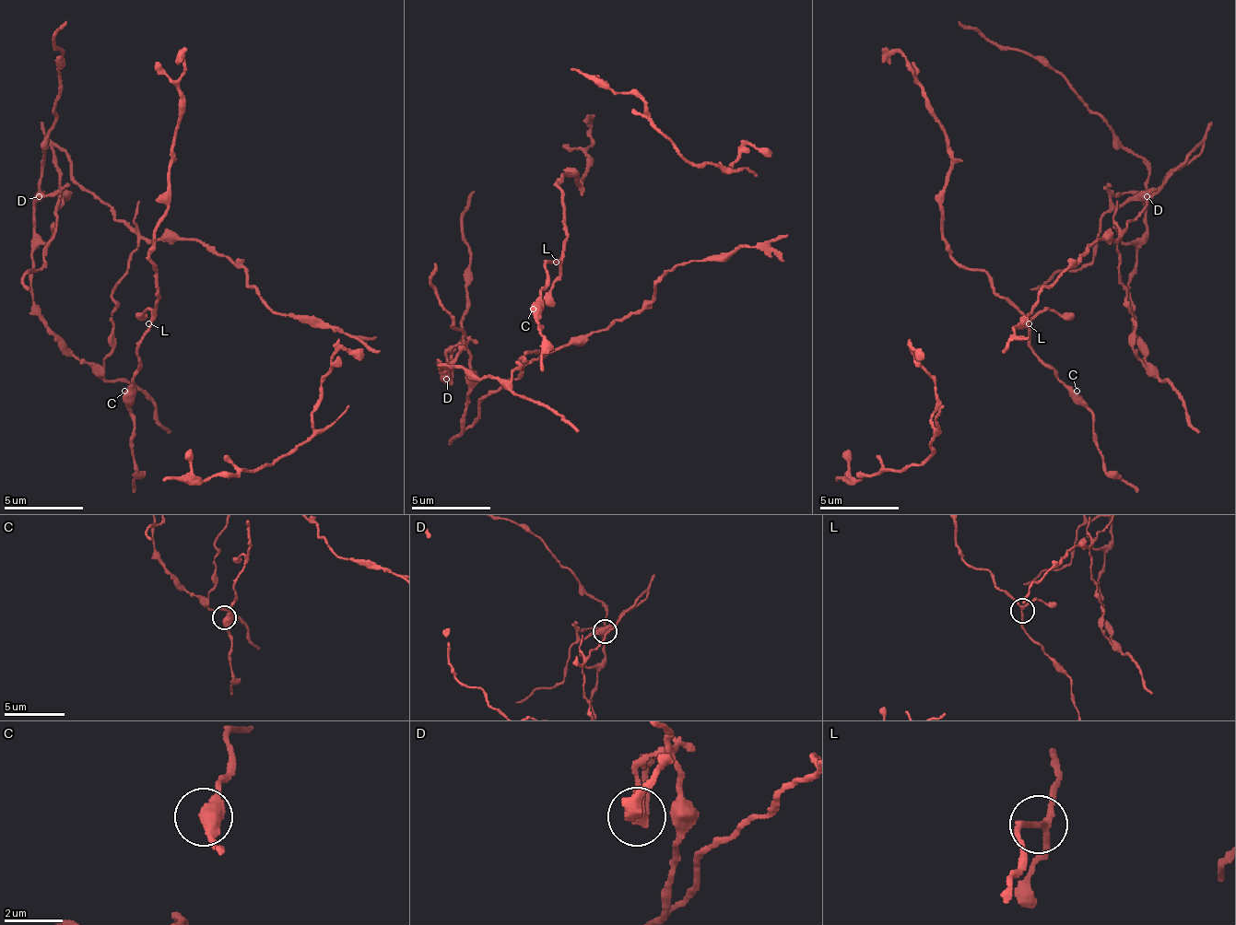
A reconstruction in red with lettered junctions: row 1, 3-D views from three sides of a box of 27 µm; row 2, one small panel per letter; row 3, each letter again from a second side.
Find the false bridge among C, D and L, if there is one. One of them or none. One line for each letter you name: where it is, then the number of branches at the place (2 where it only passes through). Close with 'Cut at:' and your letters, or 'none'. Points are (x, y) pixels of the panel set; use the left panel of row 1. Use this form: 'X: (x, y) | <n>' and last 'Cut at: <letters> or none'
D: (39, 196) | 3
Cut at: D

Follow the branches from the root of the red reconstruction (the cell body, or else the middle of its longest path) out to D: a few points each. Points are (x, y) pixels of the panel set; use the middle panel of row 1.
D: (604, 329), (536, 357), (497, 388), (465, 427), (465, 345), (445, 357), (445, 380)

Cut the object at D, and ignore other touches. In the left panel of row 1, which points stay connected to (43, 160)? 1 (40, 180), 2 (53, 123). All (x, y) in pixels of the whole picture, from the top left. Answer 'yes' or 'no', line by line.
1: yes
2: yes

